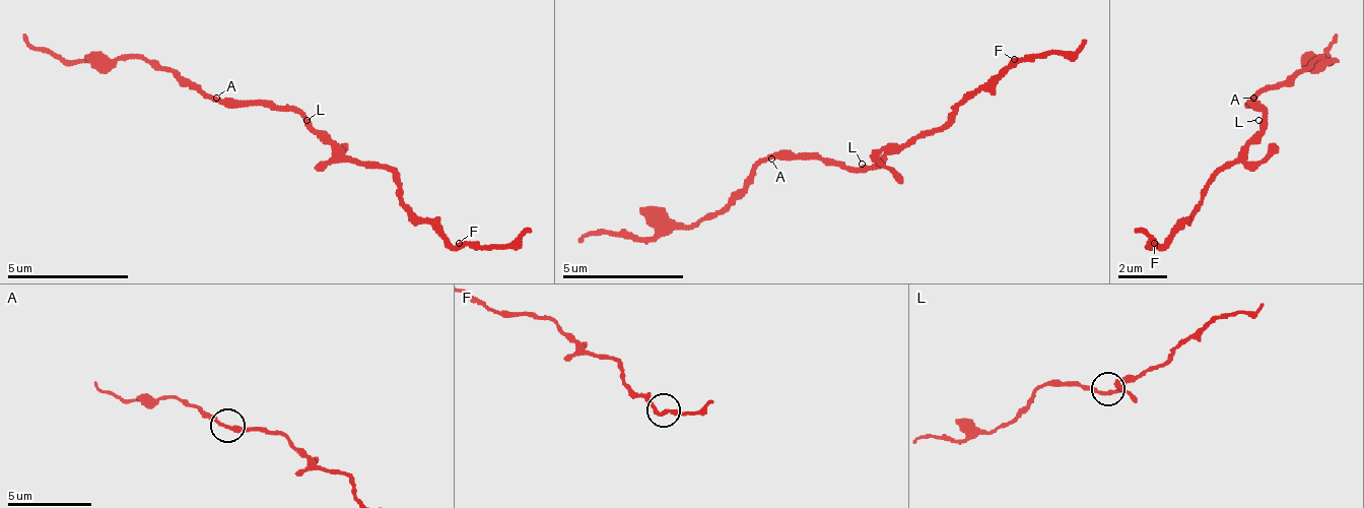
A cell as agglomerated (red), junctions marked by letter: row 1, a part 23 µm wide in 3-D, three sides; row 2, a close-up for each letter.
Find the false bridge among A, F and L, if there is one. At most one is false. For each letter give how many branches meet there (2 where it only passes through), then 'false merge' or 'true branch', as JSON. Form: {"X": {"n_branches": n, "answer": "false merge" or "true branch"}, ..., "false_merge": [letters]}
{"A": {"n_branches": 2, "answer": "false merge"}, "F": {"n_branches": 2, "answer": "true branch"}, "L": {"n_branches": 2, "answer": "true branch"}, "false_merge": ["A"]}

